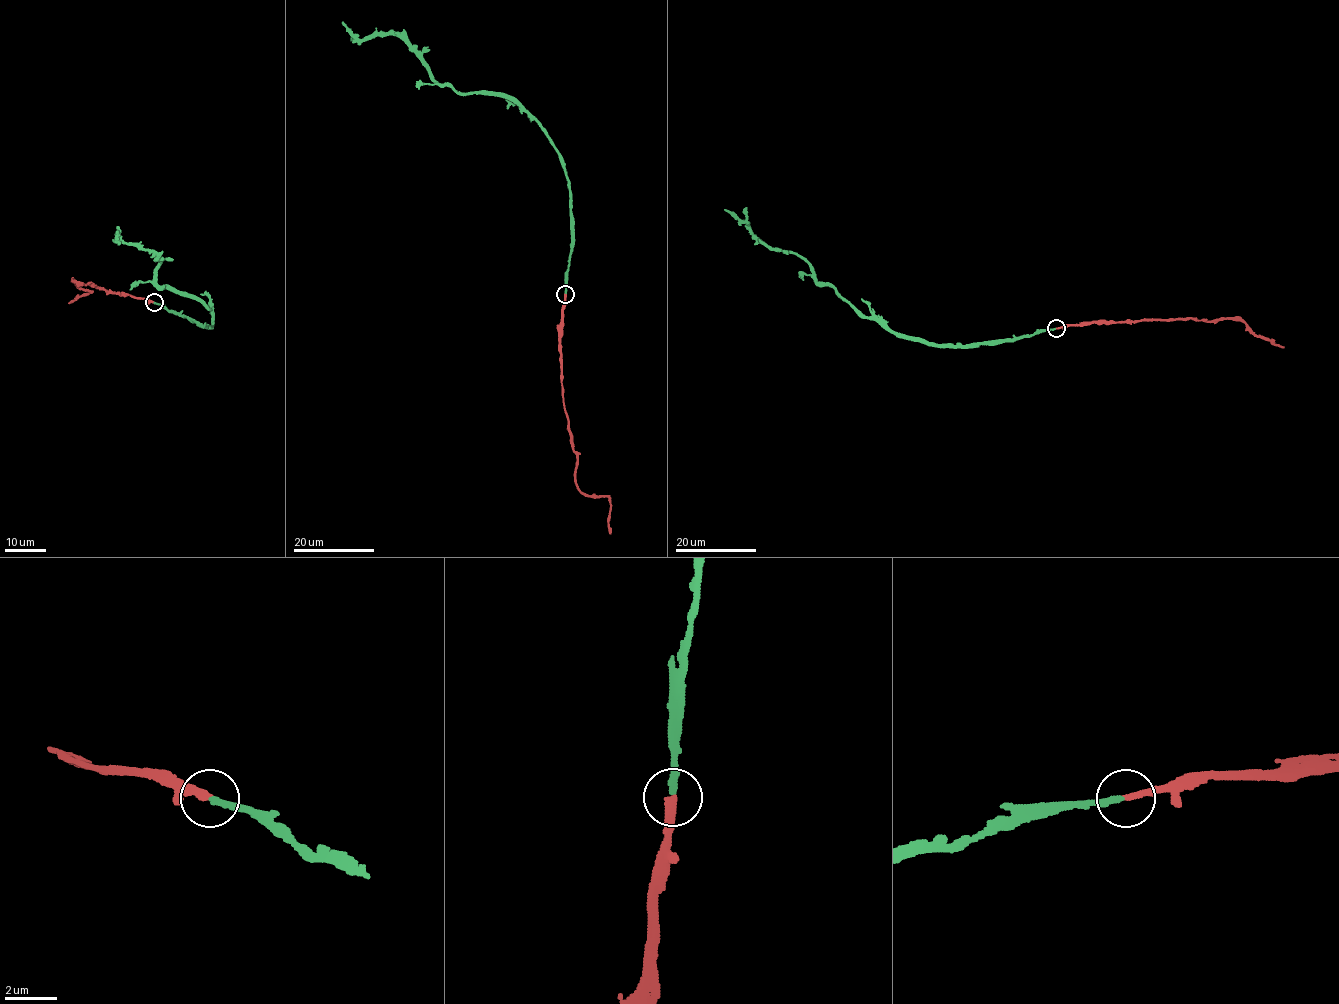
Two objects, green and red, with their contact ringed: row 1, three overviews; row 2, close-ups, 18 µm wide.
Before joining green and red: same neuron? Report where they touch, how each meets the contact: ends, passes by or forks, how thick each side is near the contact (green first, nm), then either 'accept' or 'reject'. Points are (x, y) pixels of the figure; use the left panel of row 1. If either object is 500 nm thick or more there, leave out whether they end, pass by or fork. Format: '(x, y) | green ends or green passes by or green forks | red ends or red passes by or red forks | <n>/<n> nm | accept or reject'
(154, 302) | green ends | red ends | 240/280 nm | accept

